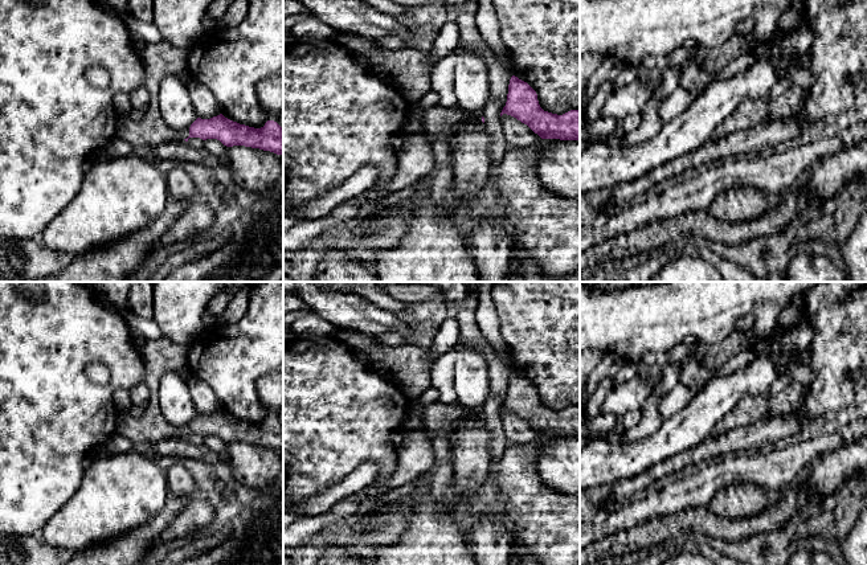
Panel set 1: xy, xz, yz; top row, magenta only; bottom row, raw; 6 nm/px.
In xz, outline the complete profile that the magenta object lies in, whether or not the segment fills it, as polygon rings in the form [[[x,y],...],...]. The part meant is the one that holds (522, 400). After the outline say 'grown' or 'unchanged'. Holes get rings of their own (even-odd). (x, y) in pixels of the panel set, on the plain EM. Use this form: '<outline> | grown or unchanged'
[[[512,372],[508,381],[503,410],[527,421],[541,435],[580,437],[580,405],[563,412],[544,408],[536,388],[524,377]]] | unchanged

